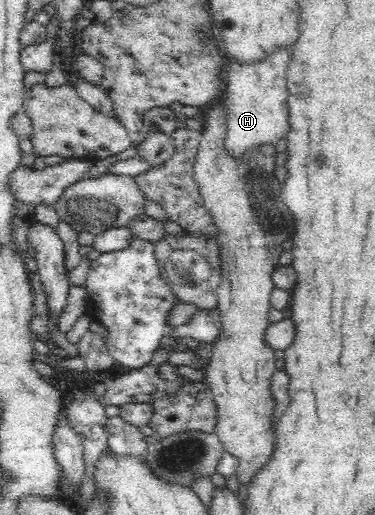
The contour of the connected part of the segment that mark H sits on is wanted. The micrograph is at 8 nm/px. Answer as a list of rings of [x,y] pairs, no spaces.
[[[275,49],[263,61],[242,64],[228,60],[224,109],[226,110],[227,133],[224,141],[226,151],[232,157],[242,157],[248,149],[265,144],[277,144],[289,133],[287,72],[290,51]]]

